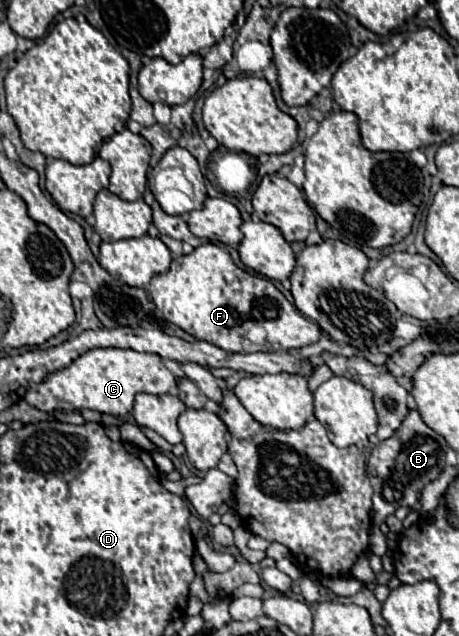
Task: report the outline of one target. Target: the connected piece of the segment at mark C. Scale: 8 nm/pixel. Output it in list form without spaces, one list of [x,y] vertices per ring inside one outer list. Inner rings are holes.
[[[95,348],[87,354],[79,356],[71,366],[53,372],[43,382],[35,384],[27,394],[25,400],[43,412],[55,410],[79,410],[89,408],[101,414],[113,414],[123,418],[127,412],[133,410],[135,394],[171,394],[177,388],[177,378],[167,370],[157,354],[135,352],[135,350],[121,350],[121,348]]]

